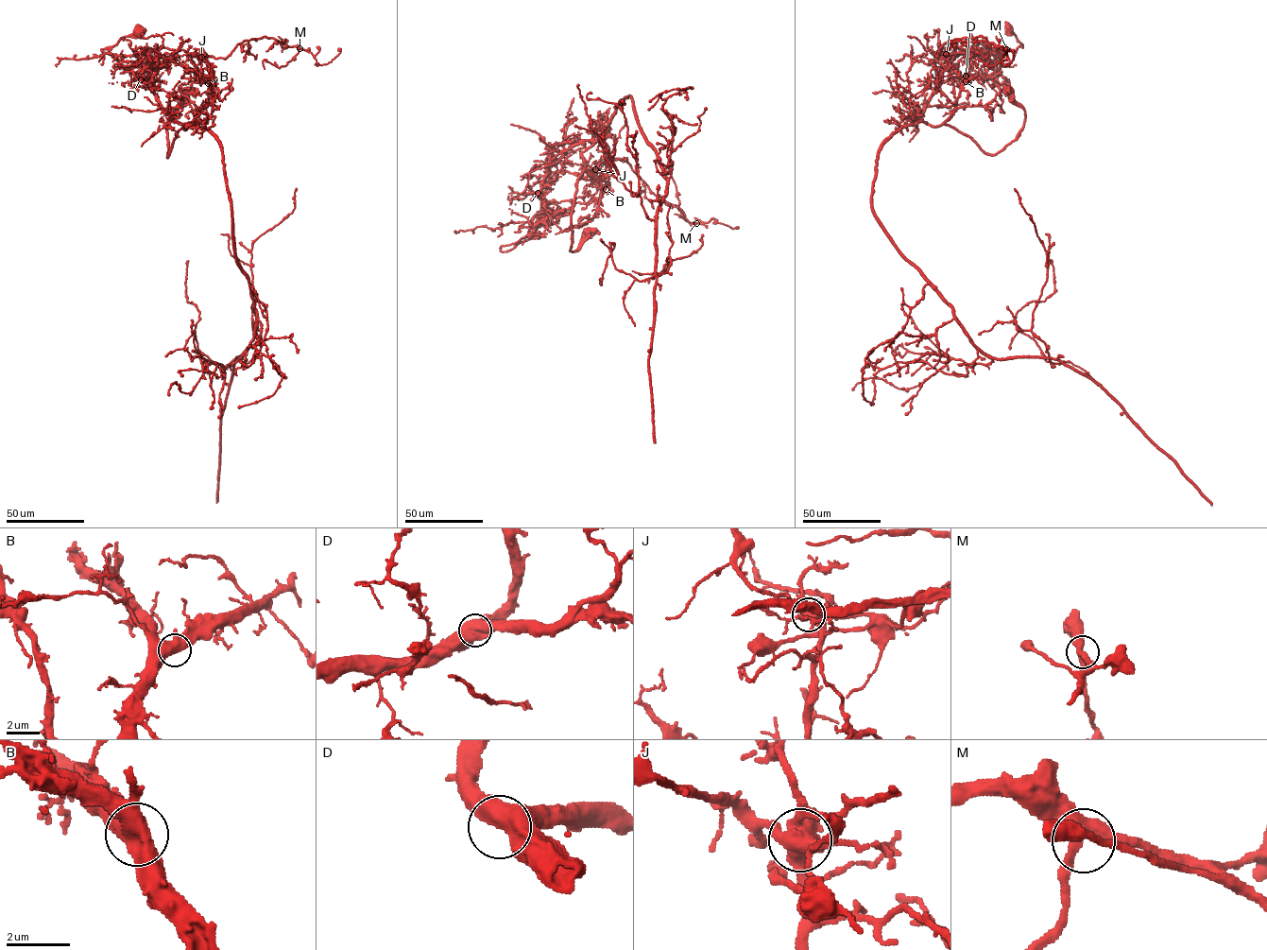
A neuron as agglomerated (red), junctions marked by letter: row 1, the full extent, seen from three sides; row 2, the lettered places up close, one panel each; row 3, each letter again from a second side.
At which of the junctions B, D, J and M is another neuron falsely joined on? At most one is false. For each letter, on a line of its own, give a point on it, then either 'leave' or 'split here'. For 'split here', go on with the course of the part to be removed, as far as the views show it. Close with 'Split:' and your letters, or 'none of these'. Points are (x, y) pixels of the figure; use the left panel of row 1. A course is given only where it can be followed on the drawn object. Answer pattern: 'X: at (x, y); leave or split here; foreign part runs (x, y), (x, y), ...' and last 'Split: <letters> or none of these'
B: at (208, 83); leave
D: at (141, 79); leave
J: at (201, 57); split here; foreign part runs (200, 57), (226, 58), (237, 44), (265, 37), (299, 47), (285, 65), (279, 68), (264, 60), (265, 69)
M: at (299, 48); leave
Split: J

